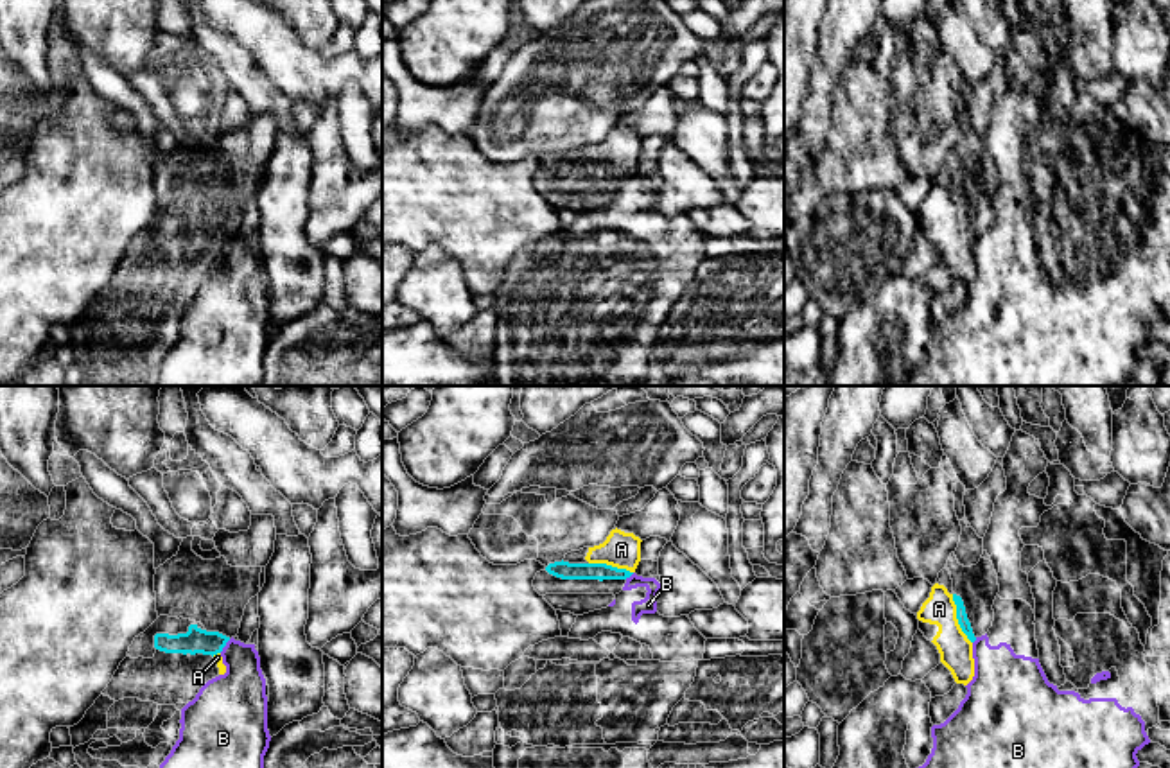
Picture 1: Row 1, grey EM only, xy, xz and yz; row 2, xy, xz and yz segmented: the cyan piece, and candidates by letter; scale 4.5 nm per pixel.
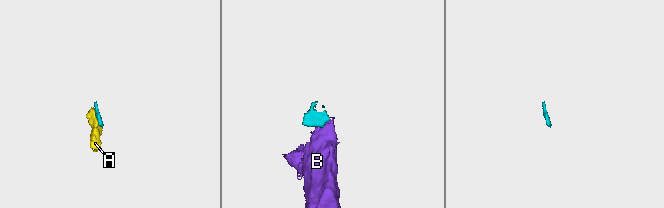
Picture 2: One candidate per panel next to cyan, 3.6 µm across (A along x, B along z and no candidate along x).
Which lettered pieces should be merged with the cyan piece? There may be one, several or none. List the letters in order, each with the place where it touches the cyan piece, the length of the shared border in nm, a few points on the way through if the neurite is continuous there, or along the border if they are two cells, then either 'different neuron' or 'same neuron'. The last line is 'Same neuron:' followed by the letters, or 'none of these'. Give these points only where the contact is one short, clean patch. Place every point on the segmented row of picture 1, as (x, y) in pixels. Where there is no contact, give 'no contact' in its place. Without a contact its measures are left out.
A: contact yz (957, 618); length 240 nm; same neuron
B: contact xy (225, 645); length 80 nm; border xy (230, 639), (219, 652); different neuron
Same neuron: A

